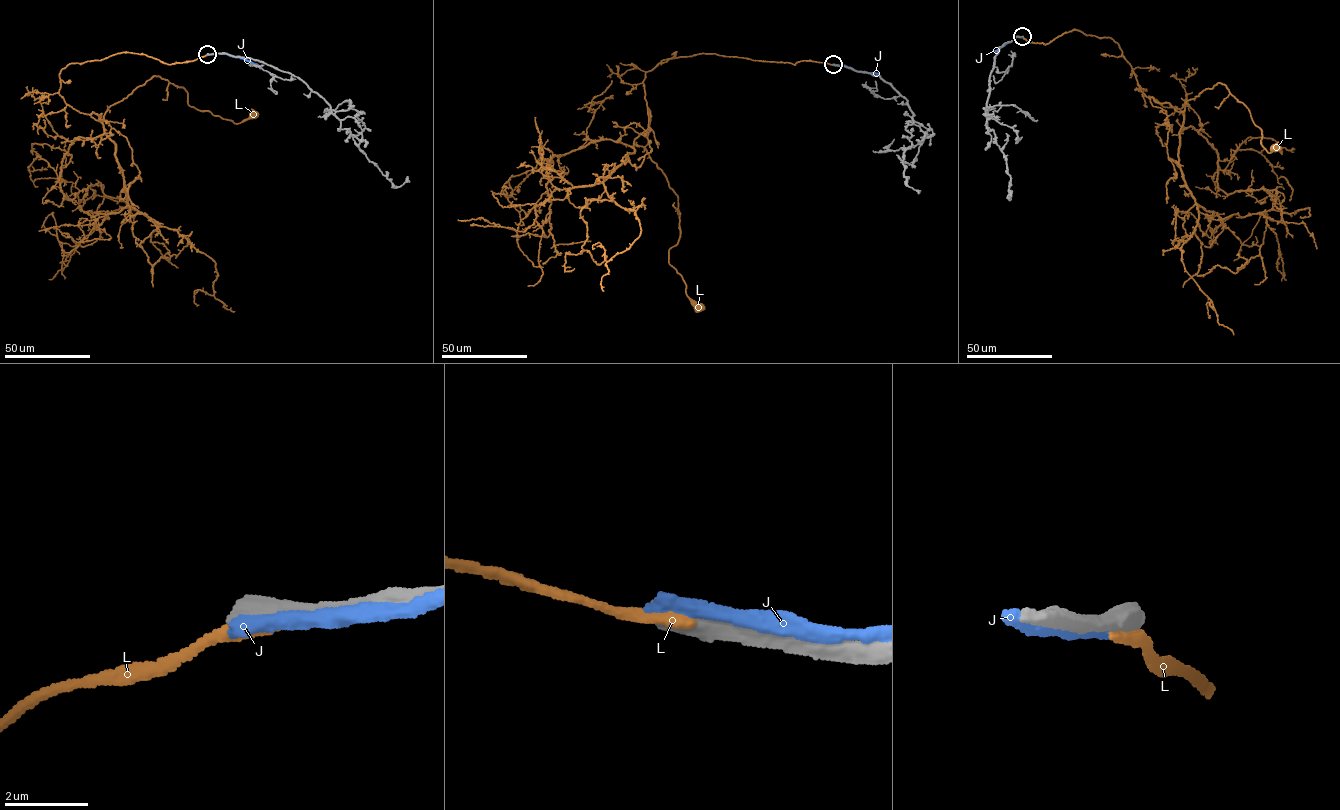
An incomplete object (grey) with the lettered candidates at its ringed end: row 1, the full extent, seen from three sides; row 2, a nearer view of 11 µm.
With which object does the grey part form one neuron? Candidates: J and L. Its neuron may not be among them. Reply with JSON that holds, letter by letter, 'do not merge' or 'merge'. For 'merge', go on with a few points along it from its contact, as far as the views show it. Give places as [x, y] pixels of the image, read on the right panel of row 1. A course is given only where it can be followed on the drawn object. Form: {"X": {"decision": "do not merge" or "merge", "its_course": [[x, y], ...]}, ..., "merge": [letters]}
{"J": {"decision": "do not merge"}, "L": {"decision": "do not merge"}, "merge": []}

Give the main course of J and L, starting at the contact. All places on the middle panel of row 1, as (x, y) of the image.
J: (835, 64), (879, 74)
L: (834, 65), (705, 53), (646, 72), (649, 126), (634, 143), (677, 195), (680, 236), (668, 260), (699, 307)

